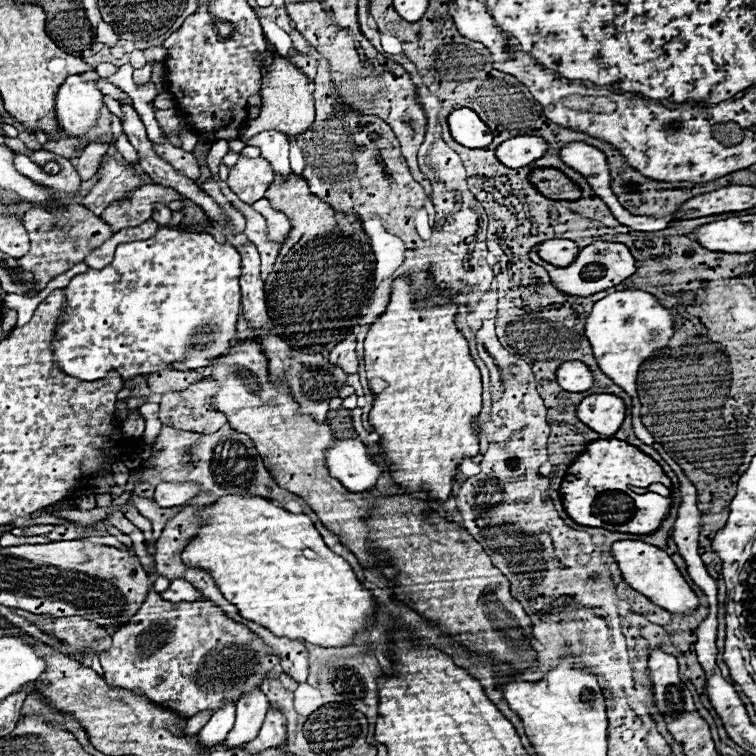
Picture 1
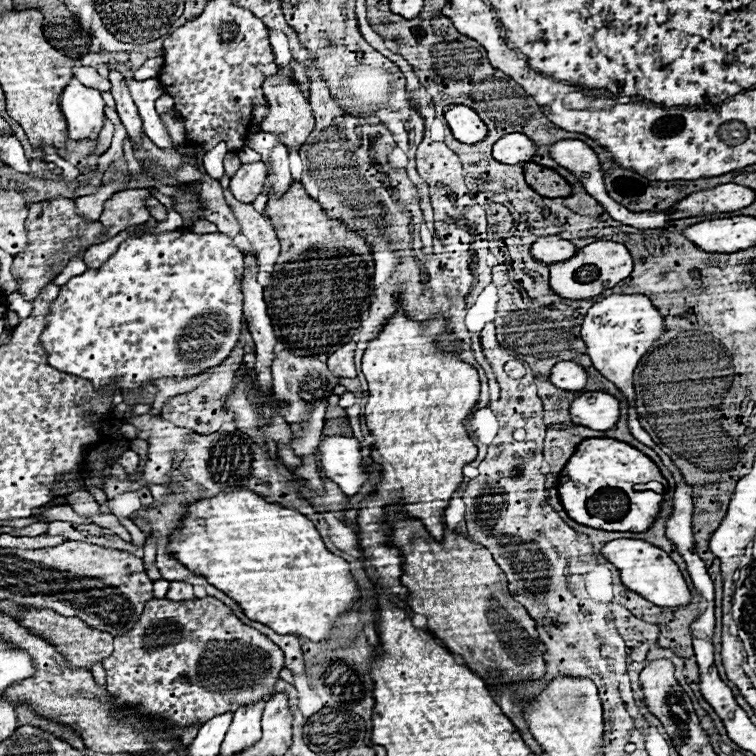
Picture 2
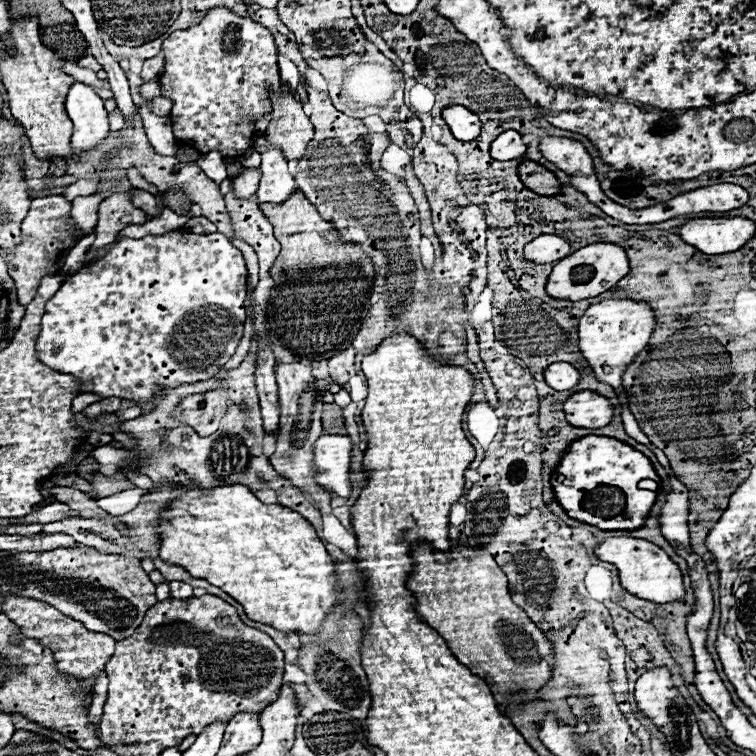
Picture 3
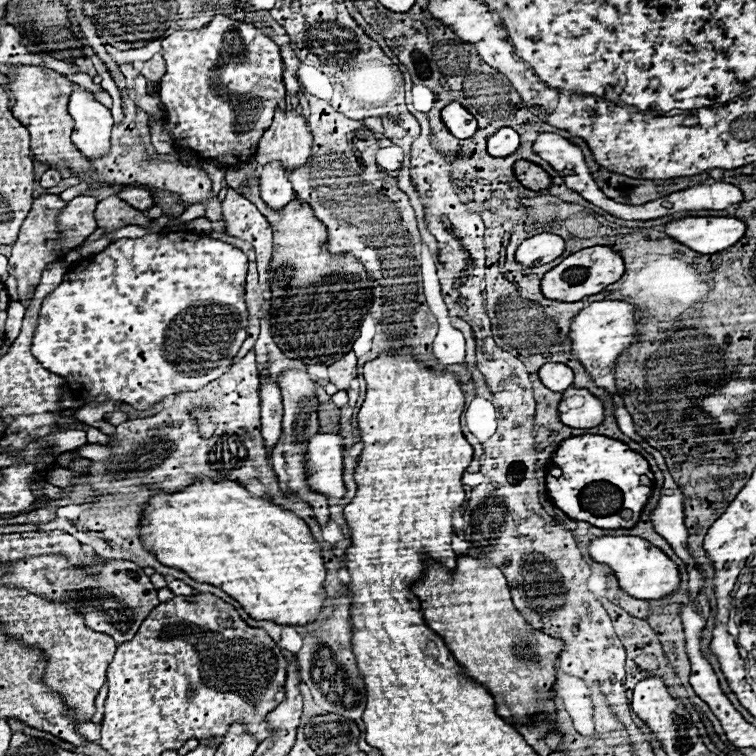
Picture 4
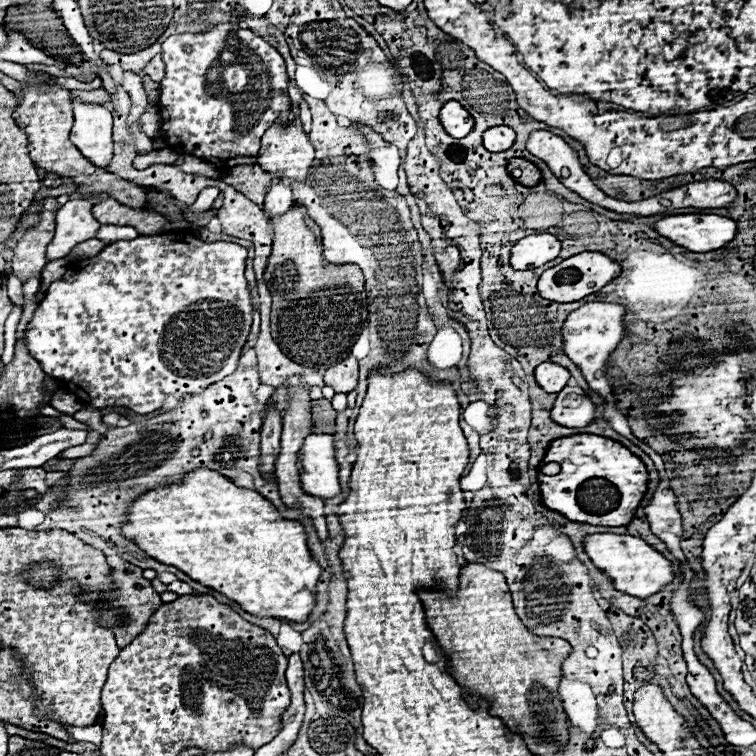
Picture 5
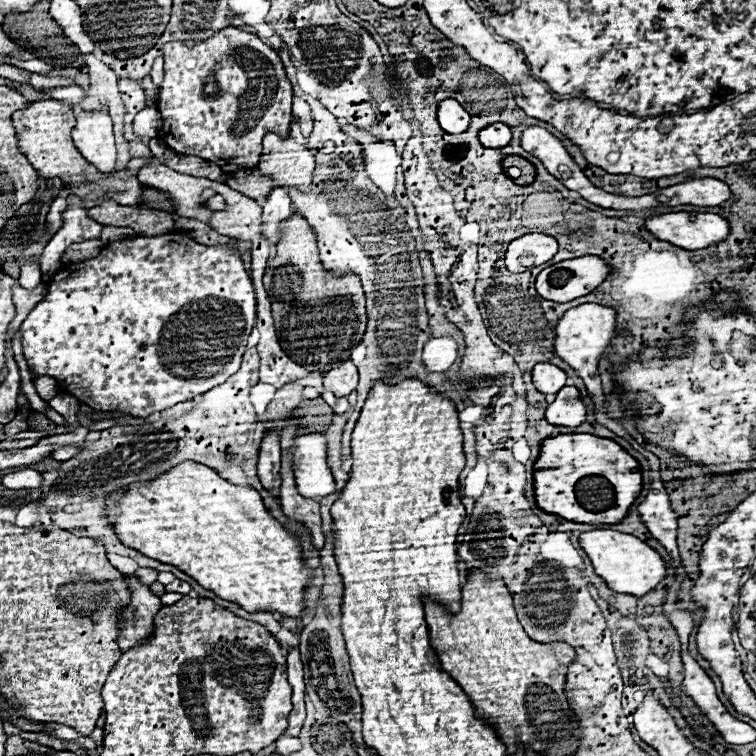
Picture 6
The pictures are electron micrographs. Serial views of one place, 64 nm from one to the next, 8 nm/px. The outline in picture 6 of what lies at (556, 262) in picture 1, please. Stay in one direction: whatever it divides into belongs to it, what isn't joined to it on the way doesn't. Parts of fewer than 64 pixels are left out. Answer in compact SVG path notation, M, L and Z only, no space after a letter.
M526 234L510 242L506 250L506 266L510 272L526 272L528 268L540 266L554 258L558 242L548 234Z

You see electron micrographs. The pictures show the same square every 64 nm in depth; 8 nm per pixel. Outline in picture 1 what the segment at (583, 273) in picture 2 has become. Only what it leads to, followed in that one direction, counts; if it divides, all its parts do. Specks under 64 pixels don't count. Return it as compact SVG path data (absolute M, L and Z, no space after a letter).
M594 242L586 248L582 248L578 254L578 260L574 260L574 264L570 264L570 268L554 268L552 264L546 264L546 262L540 262L540 264L550 272L554 286L570 296L590 296L590 294L608 290L608 288L624 282L626 278L630 278L636 272L636 262L634 262L630 250L620 242Z

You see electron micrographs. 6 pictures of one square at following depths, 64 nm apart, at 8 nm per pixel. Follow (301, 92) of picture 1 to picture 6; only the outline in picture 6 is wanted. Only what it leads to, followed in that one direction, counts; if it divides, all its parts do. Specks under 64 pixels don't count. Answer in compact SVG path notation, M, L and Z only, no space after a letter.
M268 132L262 138L258 168L264 176L274 180L274 186L294 186L306 192L312 184L314 154L294 136L280 138L276 132Z

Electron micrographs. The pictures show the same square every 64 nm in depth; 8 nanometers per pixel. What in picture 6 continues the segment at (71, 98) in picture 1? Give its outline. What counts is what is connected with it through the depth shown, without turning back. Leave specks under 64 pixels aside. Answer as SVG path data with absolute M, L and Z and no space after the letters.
M80 112L76 118L76 126L72 128L74 146L80 154L94 164L100 172L112 174L116 162L116 148L114 148L114 134L112 134L112 120L104 112Z

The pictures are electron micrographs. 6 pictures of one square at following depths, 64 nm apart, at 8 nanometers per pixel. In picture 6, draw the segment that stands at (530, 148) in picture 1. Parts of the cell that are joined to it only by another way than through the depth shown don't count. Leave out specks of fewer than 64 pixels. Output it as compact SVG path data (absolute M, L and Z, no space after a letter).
M490 124L480 132L480 142L486 148L504 148L512 140L512 130L506 124Z

